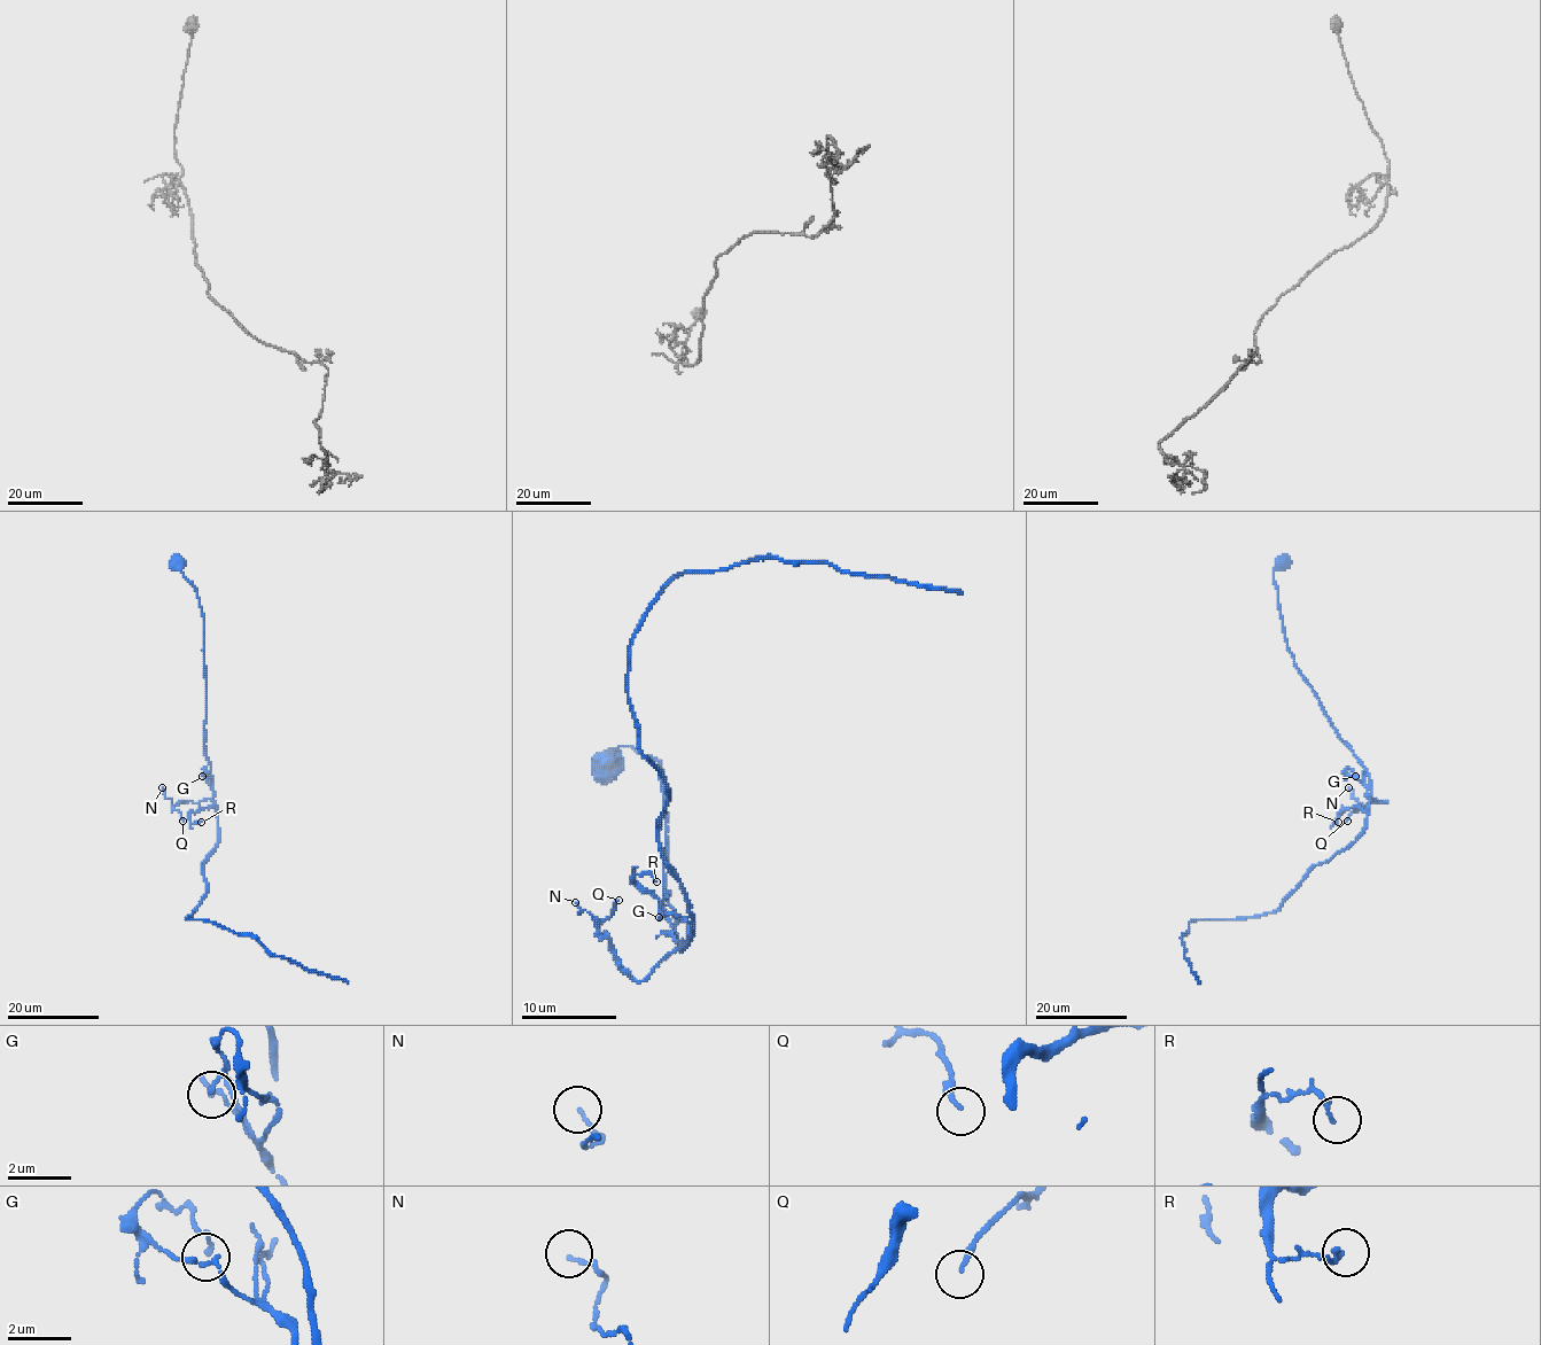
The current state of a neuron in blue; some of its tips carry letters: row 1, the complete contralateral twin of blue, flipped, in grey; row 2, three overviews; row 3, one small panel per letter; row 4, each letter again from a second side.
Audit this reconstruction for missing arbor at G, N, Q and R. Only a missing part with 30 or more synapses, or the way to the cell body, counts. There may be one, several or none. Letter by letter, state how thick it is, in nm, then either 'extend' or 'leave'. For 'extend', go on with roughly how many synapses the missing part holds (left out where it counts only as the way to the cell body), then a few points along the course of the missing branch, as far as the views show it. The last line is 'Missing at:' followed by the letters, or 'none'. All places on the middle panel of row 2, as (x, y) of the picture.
G: 120 nm | leave
N: 90 nm | leave
Q: 170 nm | leave
R: 130 nm | leave
Missing at: none

